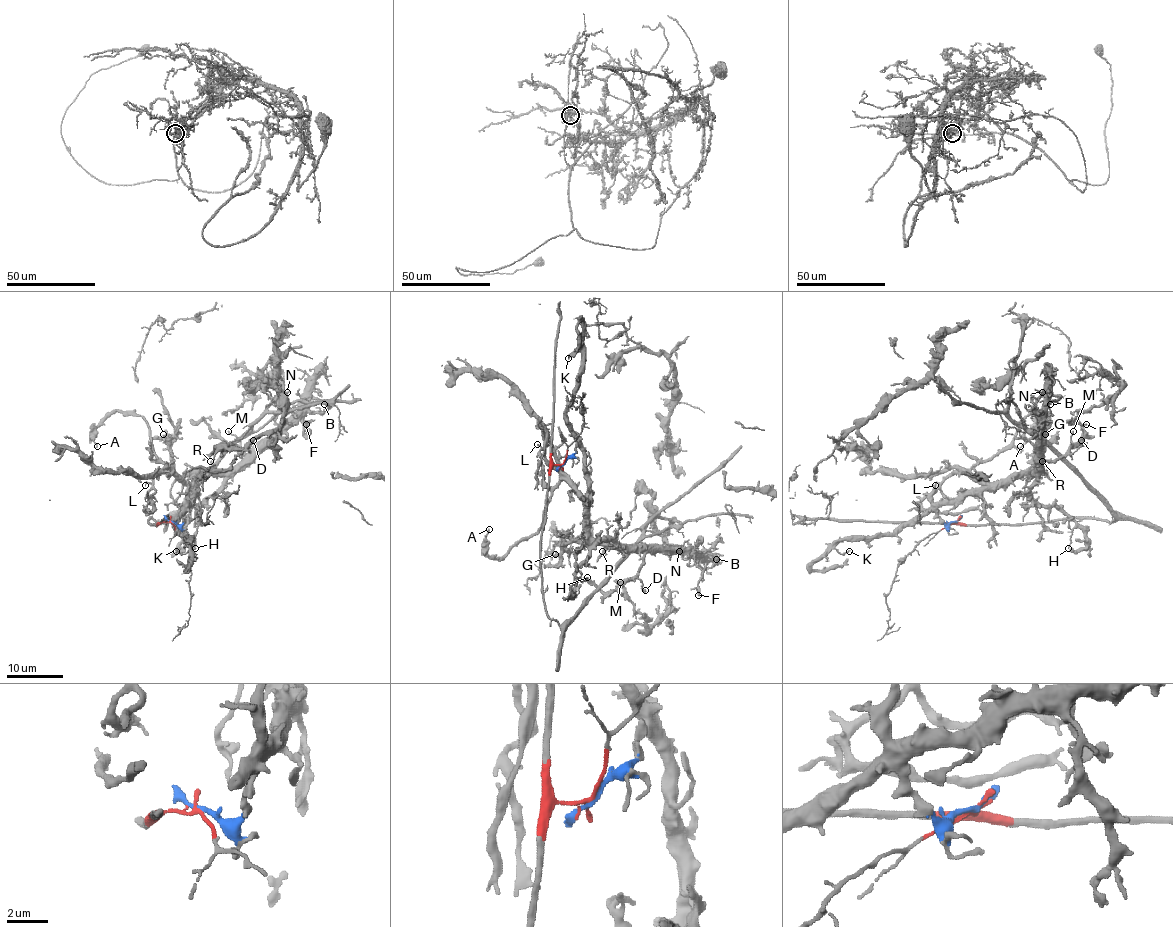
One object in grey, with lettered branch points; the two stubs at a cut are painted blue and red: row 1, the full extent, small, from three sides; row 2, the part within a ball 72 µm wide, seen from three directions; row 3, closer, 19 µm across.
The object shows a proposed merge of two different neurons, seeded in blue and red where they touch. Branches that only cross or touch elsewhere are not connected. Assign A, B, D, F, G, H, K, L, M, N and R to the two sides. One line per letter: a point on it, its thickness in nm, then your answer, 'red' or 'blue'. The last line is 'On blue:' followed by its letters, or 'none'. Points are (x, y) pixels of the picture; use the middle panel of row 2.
A: place (489, 529); calibre 160 nm; blue
B: place (716, 559); calibre 280 nm; blue
D: place (645, 590); calibre 360 nm; blue
F: place (698, 595); calibre 280 nm; blue
G: place (555, 554); calibre 190 nm; blue
H: place (587, 577); calibre 110 nm; blue
K: place (568, 358); calibre 180 nm; blue
L: place (537, 444); calibre 140 nm; blue
M: place (620, 582); calibre 200 nm; blue
N: place (679, 551); calibre 100 nm; blue
R: place (602, 551); calibre 160 nm; blue
On blue: A, B, D, F, G, H, K, L, M, N, R

